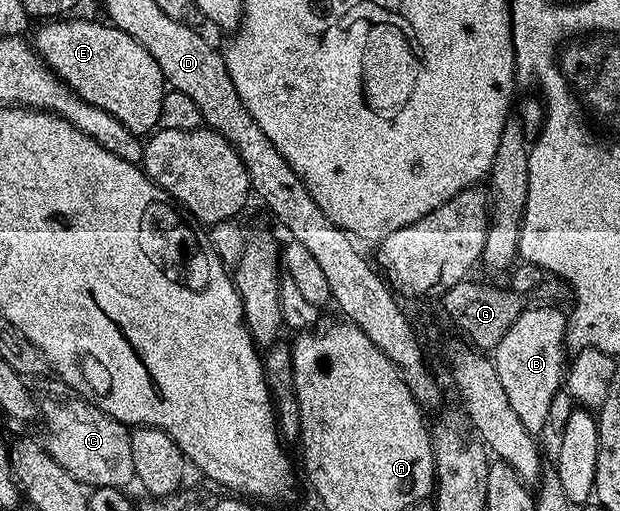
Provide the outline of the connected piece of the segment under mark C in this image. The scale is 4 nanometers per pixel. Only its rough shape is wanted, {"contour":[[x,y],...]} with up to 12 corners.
{"contour":[[46,402],[44,448],[90,489],[128,489],[130,429],[93,404]]}

